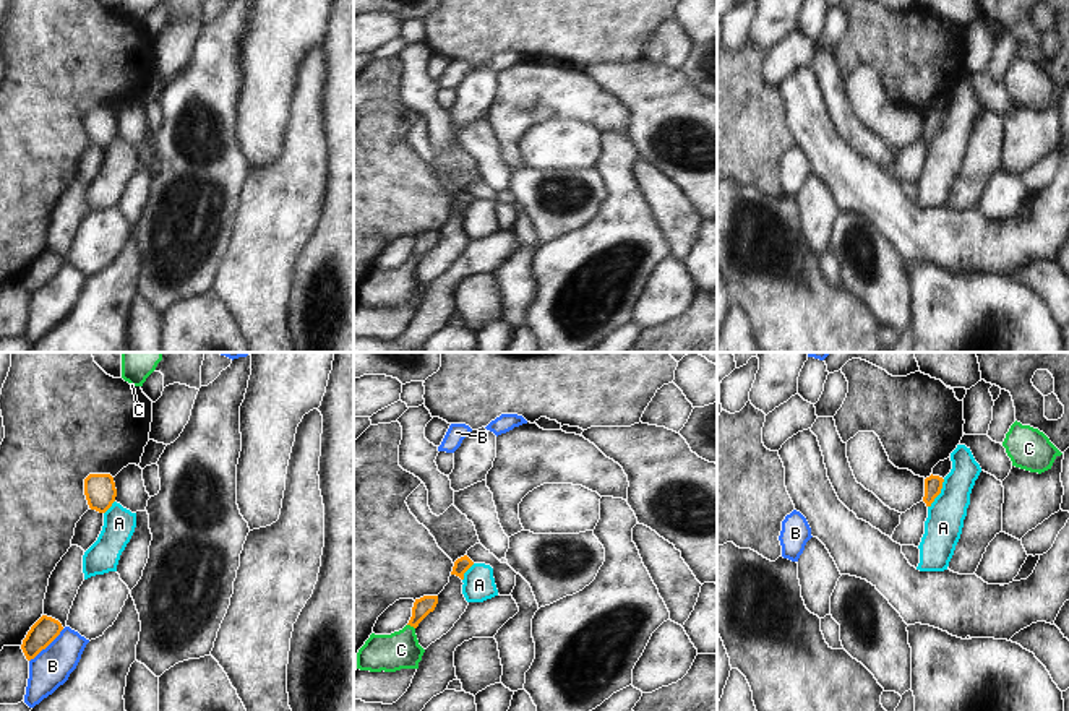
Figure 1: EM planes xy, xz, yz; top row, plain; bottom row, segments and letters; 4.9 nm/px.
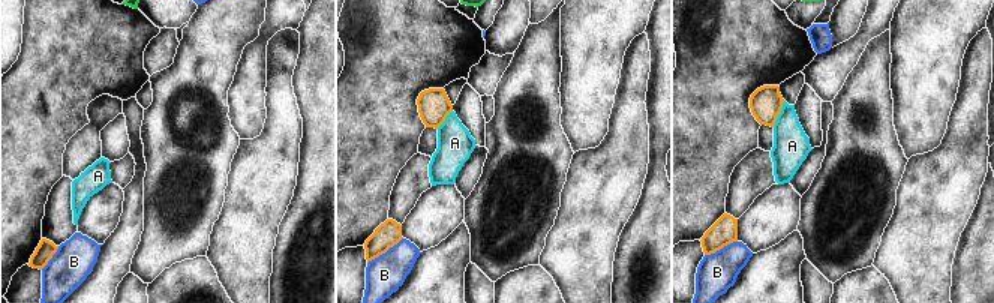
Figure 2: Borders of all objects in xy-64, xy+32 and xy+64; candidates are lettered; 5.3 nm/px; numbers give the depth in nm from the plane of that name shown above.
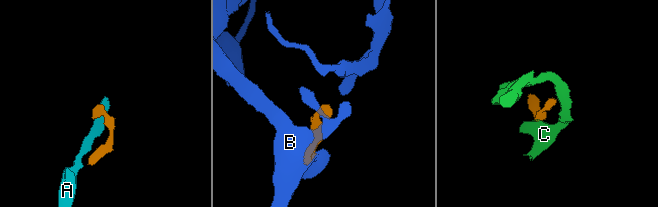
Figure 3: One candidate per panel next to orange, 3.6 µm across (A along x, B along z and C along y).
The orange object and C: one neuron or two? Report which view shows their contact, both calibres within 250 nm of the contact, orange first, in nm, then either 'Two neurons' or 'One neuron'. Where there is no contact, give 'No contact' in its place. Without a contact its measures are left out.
Touches orange in xz. Thickness 90 nm (orange) against 190 nm. One neuron.

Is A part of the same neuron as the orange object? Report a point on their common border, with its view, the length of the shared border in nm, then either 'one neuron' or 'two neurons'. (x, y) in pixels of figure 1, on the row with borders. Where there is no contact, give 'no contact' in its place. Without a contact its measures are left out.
contact yz (940, 492); length 170 nm; two neurons

